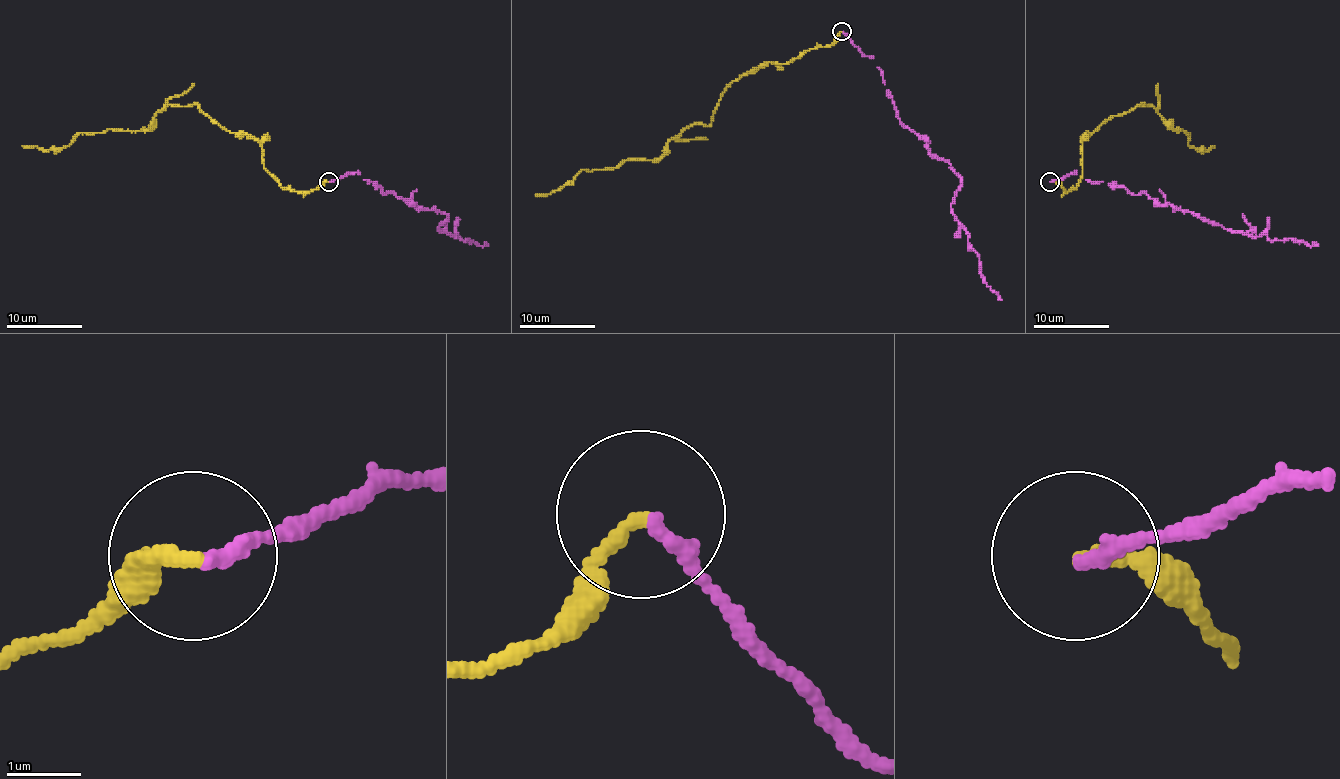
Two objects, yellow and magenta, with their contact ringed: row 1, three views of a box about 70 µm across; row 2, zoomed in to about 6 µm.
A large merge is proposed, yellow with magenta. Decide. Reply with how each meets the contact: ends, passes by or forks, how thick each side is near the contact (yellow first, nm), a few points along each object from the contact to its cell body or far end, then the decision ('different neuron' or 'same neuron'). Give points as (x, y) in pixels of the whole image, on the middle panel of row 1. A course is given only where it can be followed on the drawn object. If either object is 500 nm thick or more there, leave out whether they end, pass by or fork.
yellow ends there; magenta ends there; 200 nm thick on the yellow side, 190 nm on the other; yellow runs (841, 31), (830, 45), (743, 73), (709, 124), (690, 124), (652, 160), (583, 169), (535, 194); magenta runs (843, 31), (866, 56), (871, 56), (898, 118), (960, 179), (951, 213), (977, 254), (983, 281), (1002, 300); different neuron

